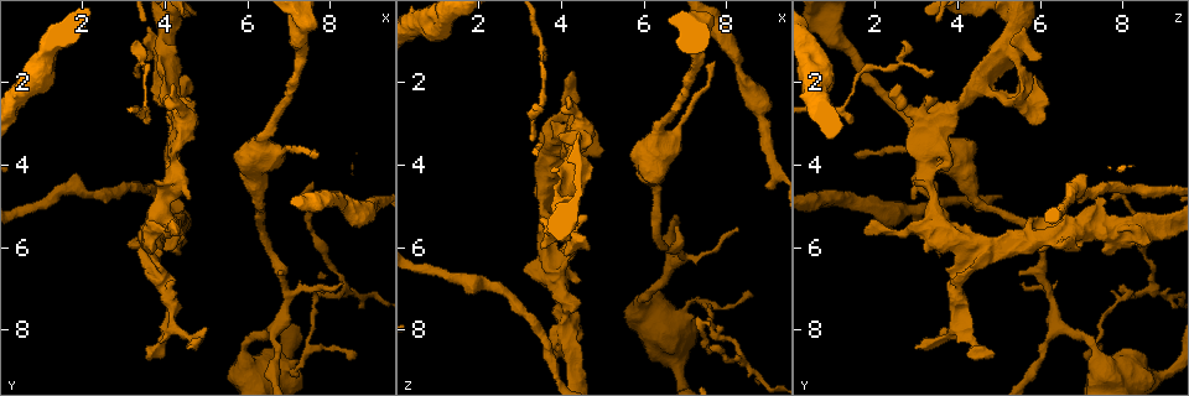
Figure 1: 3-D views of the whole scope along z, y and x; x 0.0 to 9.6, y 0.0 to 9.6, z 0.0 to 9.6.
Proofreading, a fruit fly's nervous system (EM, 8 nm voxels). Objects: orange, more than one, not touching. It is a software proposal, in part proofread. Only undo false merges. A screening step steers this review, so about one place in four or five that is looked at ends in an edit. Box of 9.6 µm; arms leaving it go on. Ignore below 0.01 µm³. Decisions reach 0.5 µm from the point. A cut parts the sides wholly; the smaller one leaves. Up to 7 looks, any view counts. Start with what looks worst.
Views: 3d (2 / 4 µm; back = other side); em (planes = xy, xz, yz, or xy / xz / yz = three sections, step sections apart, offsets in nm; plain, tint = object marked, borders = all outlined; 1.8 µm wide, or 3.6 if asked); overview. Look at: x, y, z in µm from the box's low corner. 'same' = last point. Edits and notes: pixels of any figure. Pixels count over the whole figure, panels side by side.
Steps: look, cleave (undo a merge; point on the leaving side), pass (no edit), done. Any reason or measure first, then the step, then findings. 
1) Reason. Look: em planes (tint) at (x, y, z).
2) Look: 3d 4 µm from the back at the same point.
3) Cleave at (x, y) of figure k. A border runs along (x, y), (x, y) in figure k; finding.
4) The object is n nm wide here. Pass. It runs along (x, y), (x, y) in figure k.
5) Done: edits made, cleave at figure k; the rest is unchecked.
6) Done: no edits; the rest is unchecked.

Closes a loop. Look: em planes (tint) at (4.25, 5.25, 5.95).

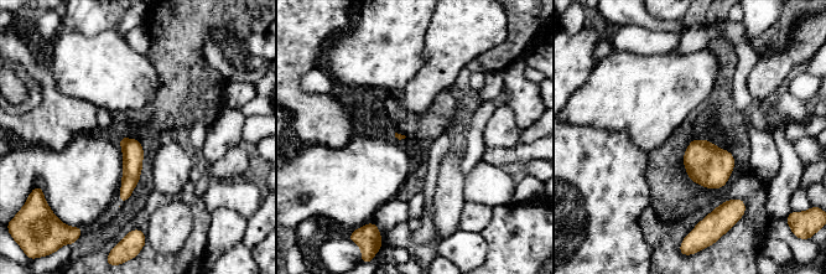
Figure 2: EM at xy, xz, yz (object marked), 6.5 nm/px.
The object is 40 nm wide here. Pass. It runs along (124, 140), (130, 179), (123, 197) in figure 2; all the same neuron.

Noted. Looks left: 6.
Three-way junction. Look: 3d 2 µm at (3.75, 5.05, 3.45).

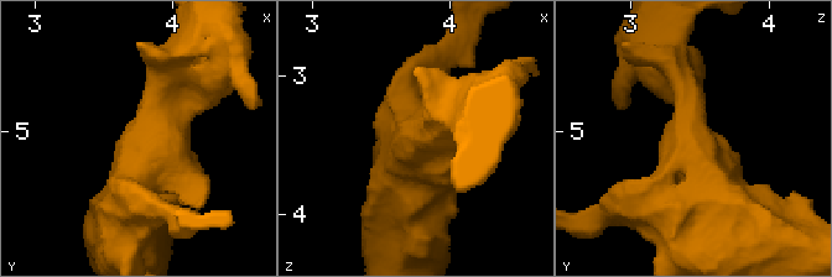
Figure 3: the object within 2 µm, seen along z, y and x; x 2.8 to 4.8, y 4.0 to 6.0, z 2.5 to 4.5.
Shape alone is not enough. Look: em planes (plain) at (3.72, 5.06, 3.44).

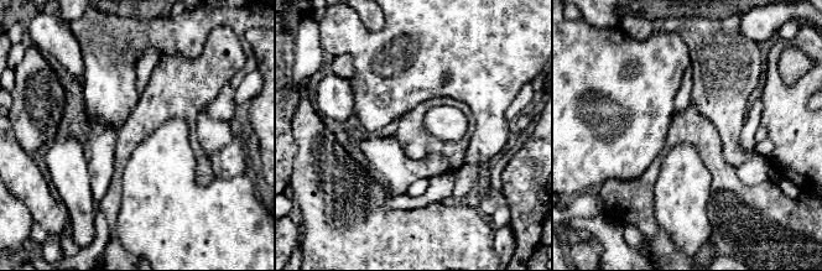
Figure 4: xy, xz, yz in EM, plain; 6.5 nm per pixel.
Look: em planes (tint) at the same point.

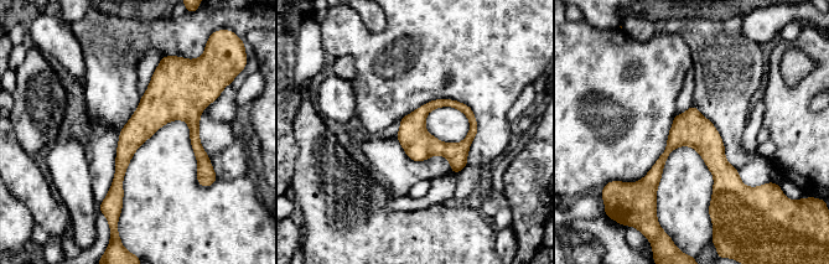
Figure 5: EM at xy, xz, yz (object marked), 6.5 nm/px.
The object is 200 nm wide here. Pass. It runs along (164, 65), (112, 203) in figure 5; continuous, no second neuron.

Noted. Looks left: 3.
Abrupt turn. Look: em planes (borders) at (4.20, 2.80, 3.80).

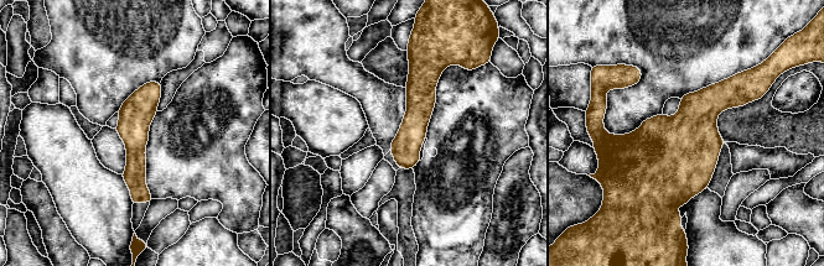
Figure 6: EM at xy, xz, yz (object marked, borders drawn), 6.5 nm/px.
The object is 190 nm wide here. Pass. It runs along (157, 84), (135, 115), (135, 201) in figure 6; all the same neuron.

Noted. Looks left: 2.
Done: no edits; the rest is unchecked.

